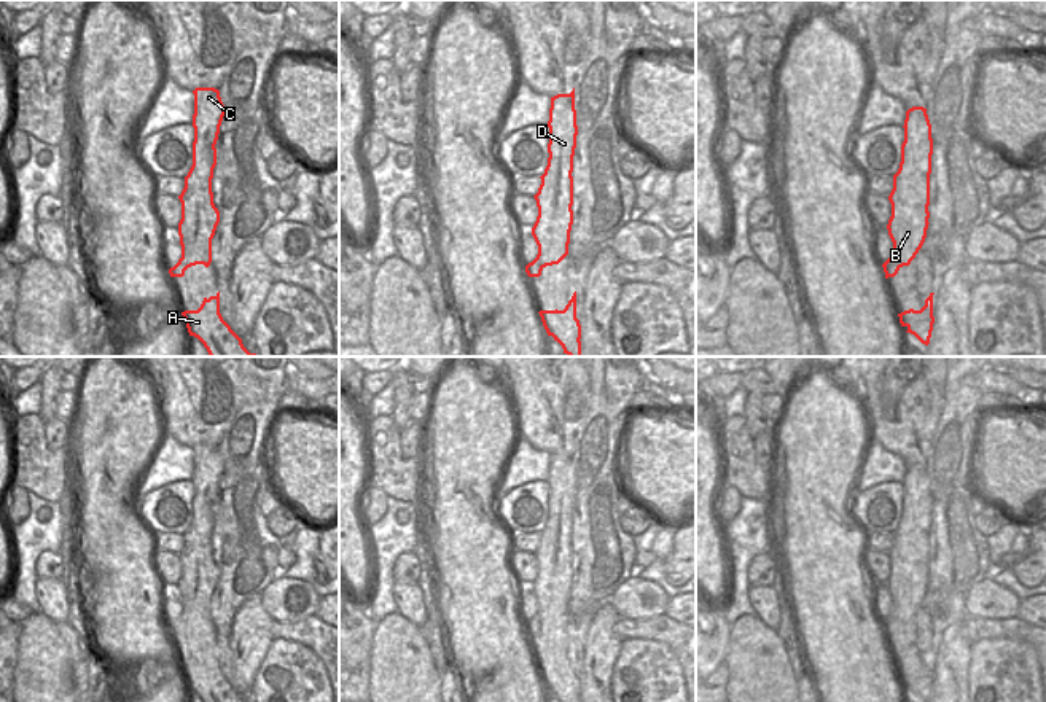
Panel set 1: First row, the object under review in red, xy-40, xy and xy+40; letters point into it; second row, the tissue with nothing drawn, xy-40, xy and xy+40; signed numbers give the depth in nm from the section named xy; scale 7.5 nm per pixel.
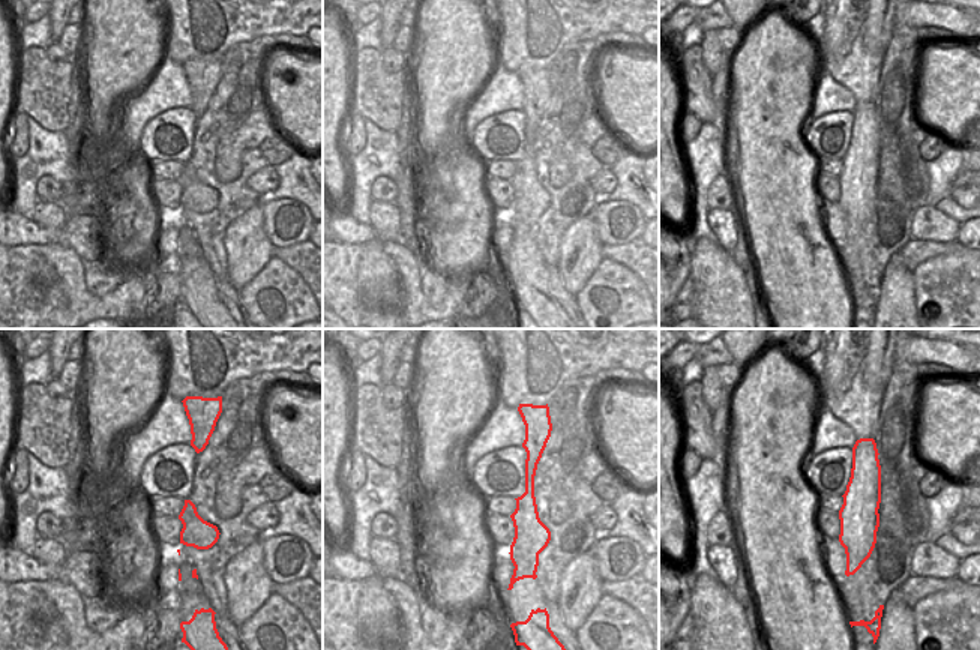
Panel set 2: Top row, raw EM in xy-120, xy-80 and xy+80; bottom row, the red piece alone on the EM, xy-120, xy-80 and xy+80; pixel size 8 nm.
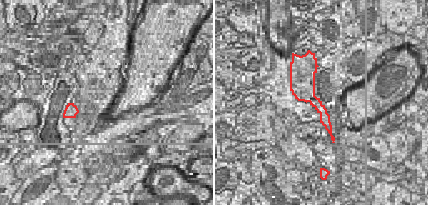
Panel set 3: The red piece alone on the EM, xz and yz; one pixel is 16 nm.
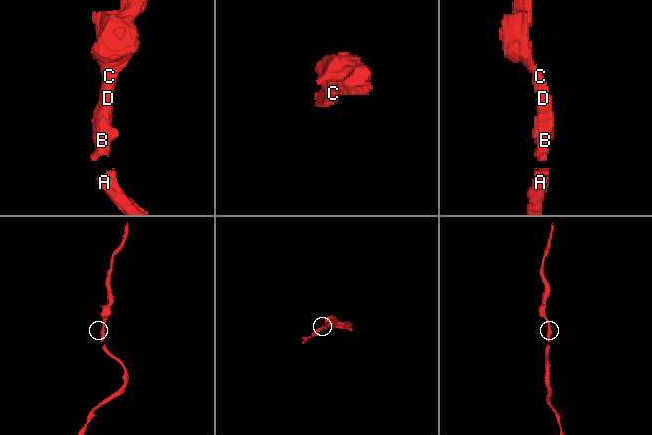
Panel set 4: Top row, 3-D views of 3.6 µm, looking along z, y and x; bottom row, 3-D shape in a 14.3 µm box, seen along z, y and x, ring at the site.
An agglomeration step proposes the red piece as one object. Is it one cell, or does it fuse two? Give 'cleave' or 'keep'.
keep

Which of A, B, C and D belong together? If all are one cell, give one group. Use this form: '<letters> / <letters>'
A B C D

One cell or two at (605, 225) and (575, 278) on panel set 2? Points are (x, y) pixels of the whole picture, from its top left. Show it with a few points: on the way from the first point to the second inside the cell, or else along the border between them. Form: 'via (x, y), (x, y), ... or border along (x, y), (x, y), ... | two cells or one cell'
border along (587, 215), (602, 243) | two cells

